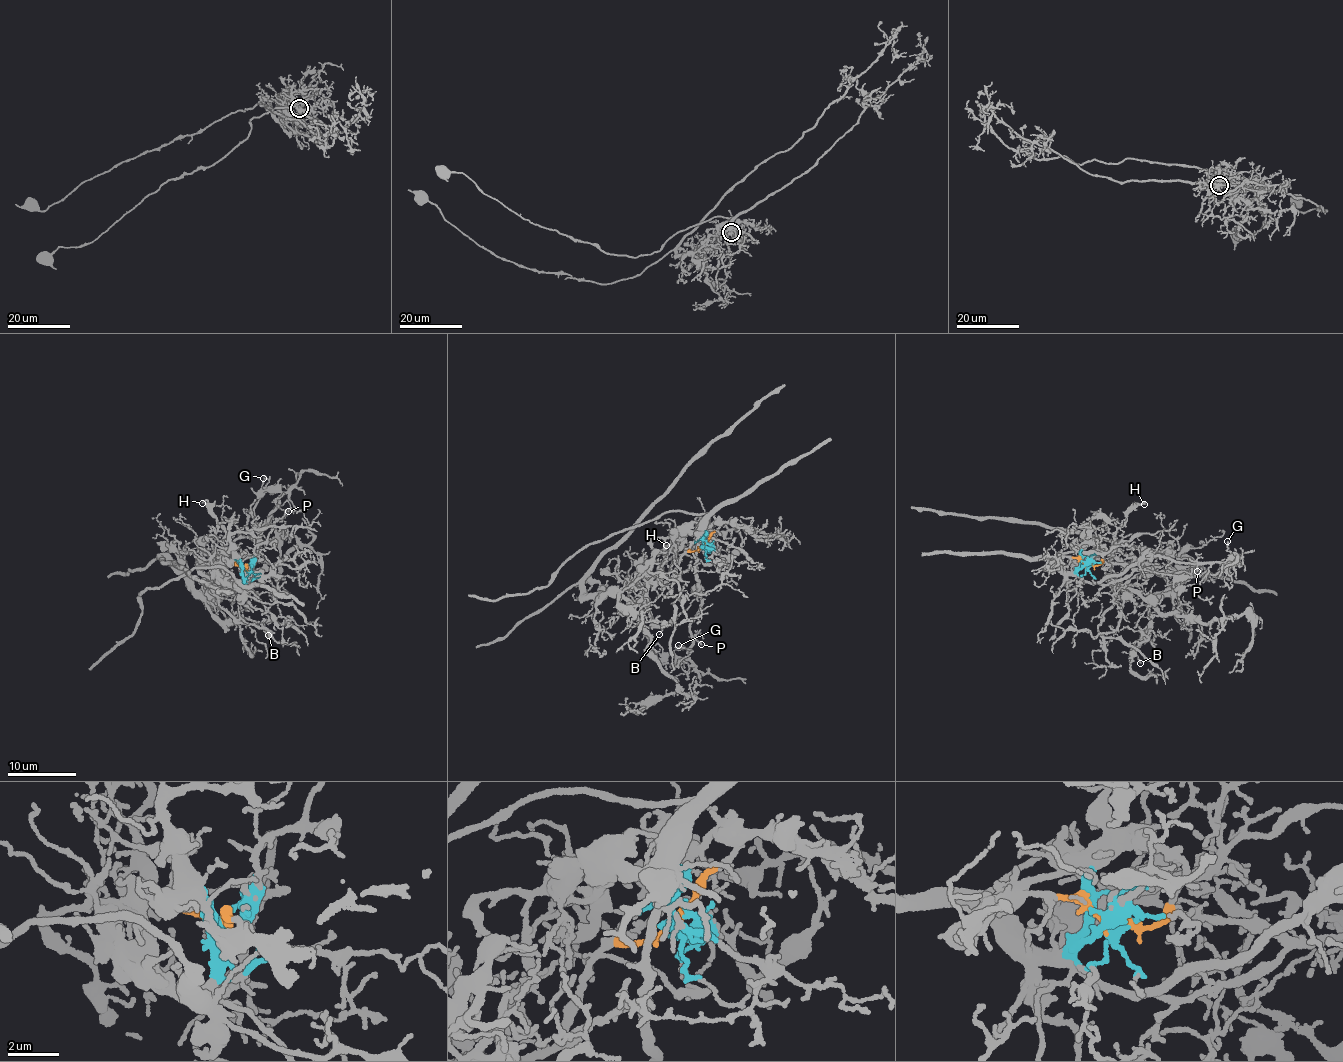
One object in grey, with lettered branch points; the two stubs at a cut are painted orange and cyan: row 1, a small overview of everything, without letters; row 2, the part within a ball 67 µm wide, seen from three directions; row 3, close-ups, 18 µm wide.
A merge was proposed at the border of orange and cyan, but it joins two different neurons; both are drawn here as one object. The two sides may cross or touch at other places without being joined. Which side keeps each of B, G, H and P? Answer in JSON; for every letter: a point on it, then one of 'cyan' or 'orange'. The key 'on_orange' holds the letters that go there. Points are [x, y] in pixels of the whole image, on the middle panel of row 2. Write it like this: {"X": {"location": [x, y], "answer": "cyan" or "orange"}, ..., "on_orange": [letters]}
{"B": {"location": [659, 634], "answer": "orange"}, "G": {"location": [678, 645], "answer": "cyan"}, "H": {"location": [666, 545], "answer": "cyan"}, "P": {"location": [701, 644], "answer": "cyan"}, "on_orange": ["B"]}

